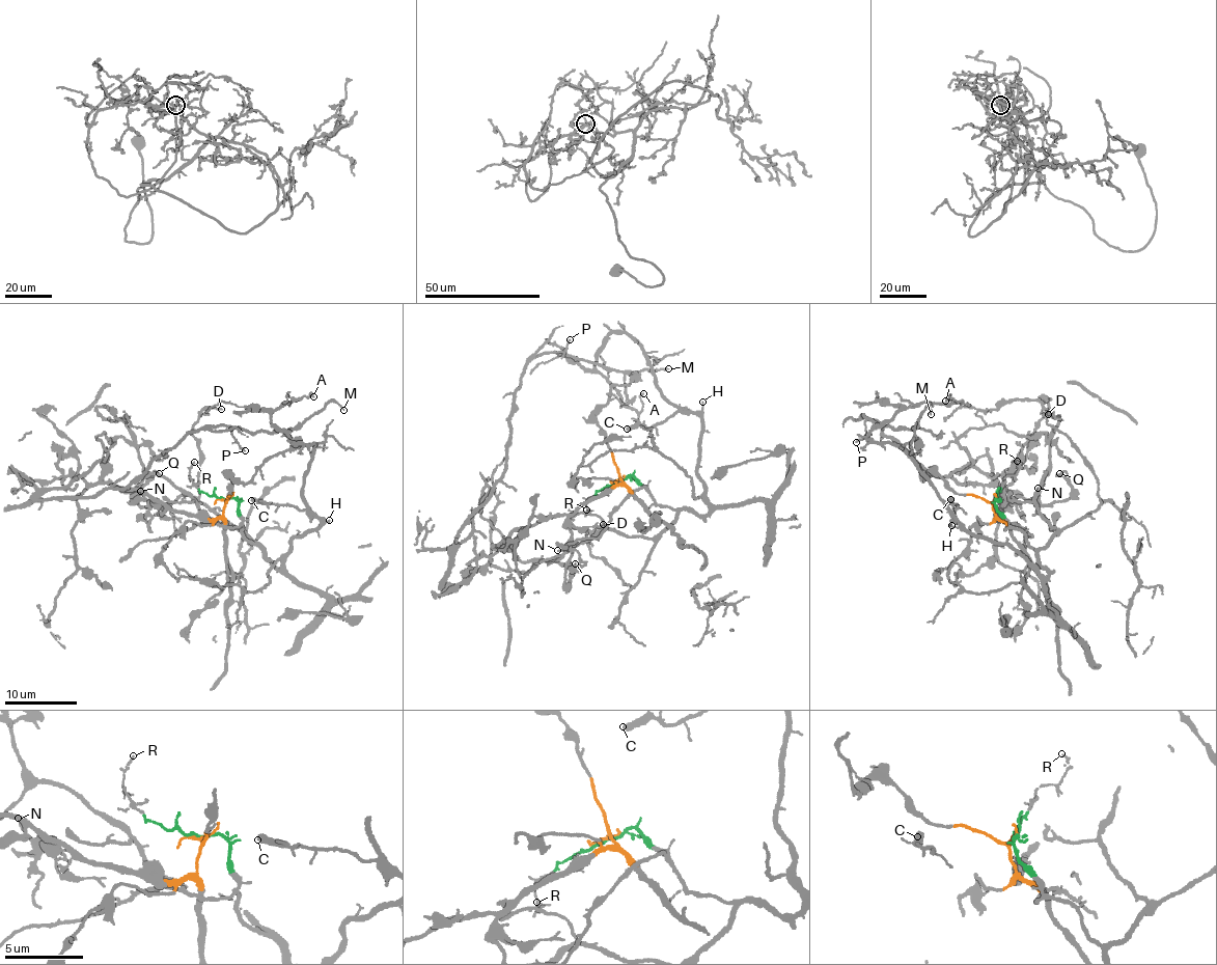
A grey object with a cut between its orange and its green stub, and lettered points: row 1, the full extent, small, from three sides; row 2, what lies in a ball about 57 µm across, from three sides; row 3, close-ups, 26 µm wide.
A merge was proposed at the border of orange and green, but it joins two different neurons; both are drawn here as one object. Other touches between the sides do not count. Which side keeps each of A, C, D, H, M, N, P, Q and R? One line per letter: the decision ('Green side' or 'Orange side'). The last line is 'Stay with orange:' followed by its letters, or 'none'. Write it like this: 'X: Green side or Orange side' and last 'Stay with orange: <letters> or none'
A: Green side
C: Green side
D: Green side
H: Green side
M: Orange side
N: Orange side
P: Orange side
Q: Orange side
R: Green side
Stay with orange: M, N, P, Q

